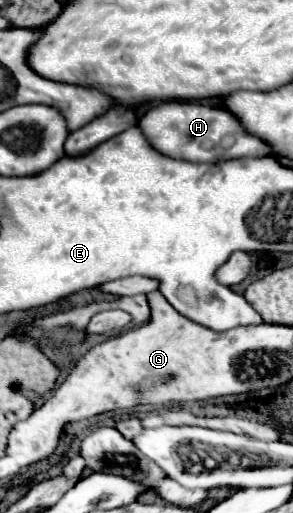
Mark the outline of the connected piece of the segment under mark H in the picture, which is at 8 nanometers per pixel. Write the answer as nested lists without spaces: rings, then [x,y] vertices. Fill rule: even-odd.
[[[160,103],[150,105],[138,119],[138,127],[146,141],[162,155],[182,159],[190,163],[218,163],[238,157],[264,157],[270,149],[256,137],[244,133],[238,121],[224,109],[200,105],[200,103]]]

